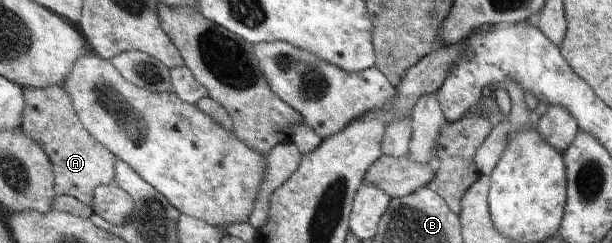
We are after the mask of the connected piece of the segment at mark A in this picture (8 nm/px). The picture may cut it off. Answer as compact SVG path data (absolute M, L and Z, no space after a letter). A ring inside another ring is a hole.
M25 86L25 105L22 111L22 124L26 134L42 145L54 171L54 190L57 196L70 195L93 207L94 191L97 186L113 183L117 158L101 145L83 127L71 98L63 86L34 88Z

